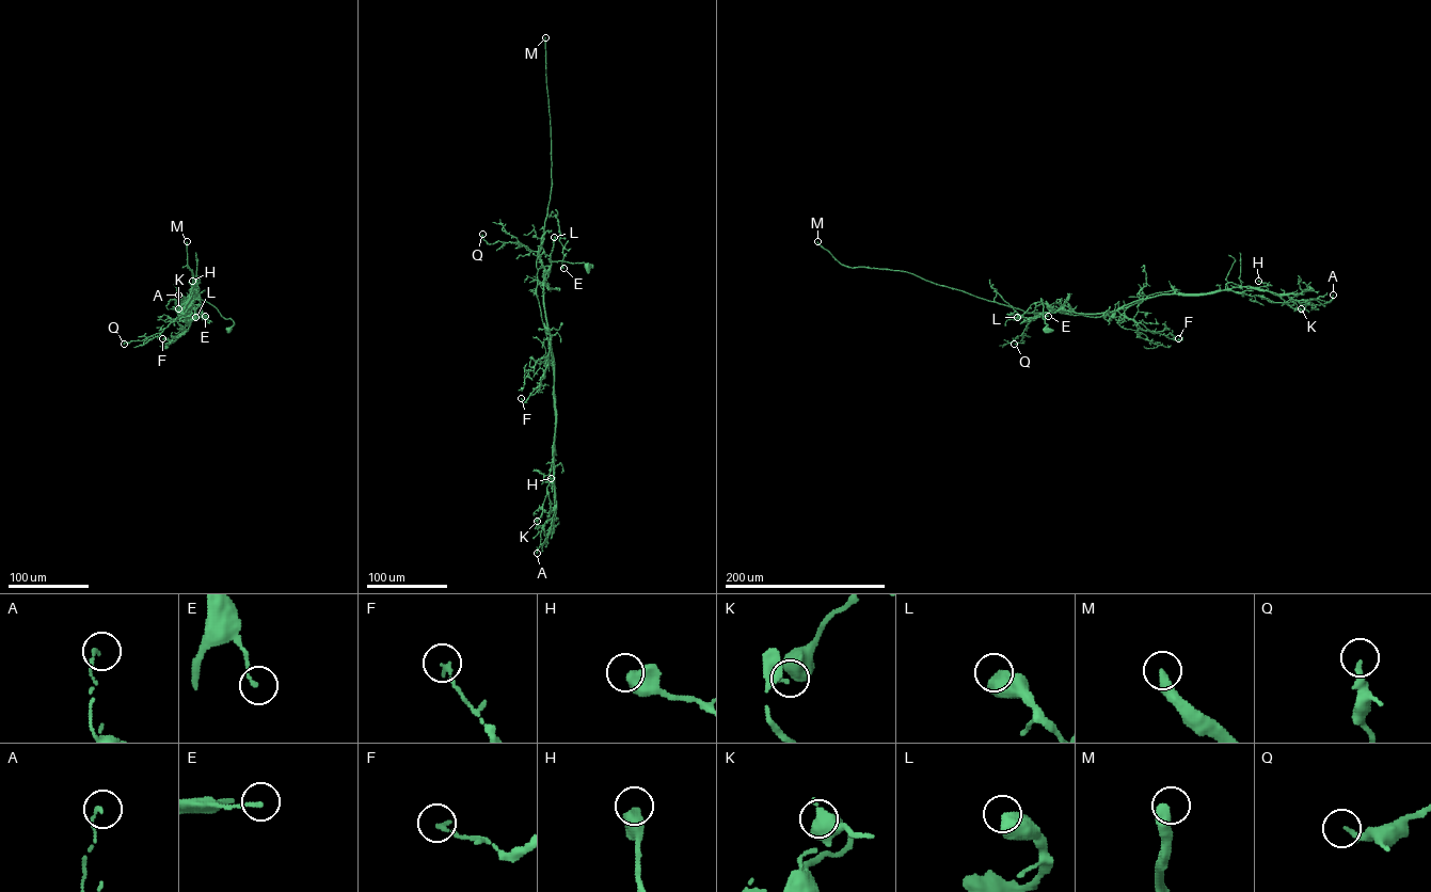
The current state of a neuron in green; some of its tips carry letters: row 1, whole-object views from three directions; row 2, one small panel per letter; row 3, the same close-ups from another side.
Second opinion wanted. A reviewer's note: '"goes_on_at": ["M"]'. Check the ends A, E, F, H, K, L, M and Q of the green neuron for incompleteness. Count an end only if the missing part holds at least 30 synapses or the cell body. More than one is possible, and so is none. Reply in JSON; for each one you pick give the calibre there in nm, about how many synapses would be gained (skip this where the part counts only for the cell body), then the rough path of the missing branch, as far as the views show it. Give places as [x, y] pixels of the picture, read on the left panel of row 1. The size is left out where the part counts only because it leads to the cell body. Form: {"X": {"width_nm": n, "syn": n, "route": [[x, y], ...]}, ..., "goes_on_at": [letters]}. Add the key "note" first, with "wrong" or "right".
{"note": "right", "M": {"width_nm": 440, "syn": 600, "route": [[187, 241], [185, 200], [171, 172], [191, 169], [221, 137], [227, 137]]}, "goes_on_at": ["M"]}

